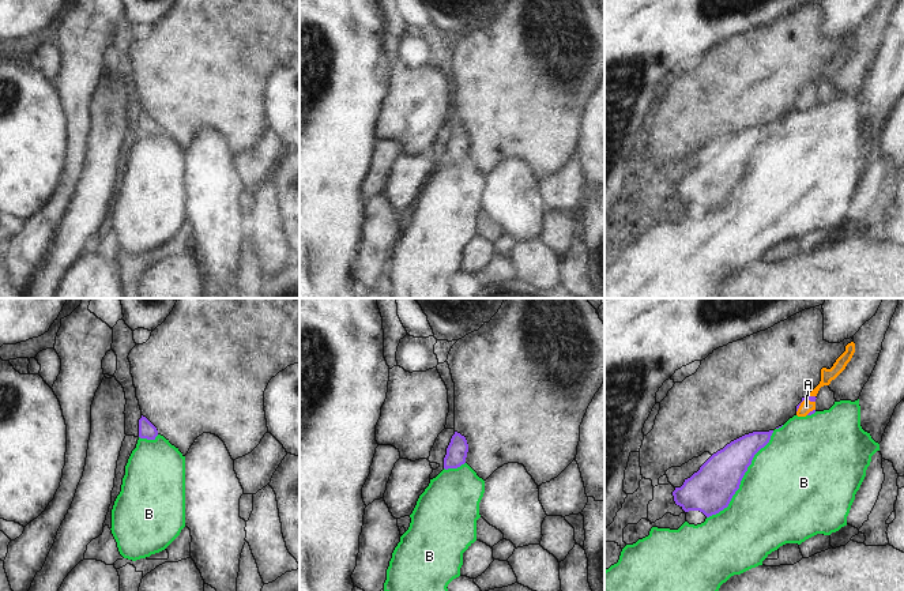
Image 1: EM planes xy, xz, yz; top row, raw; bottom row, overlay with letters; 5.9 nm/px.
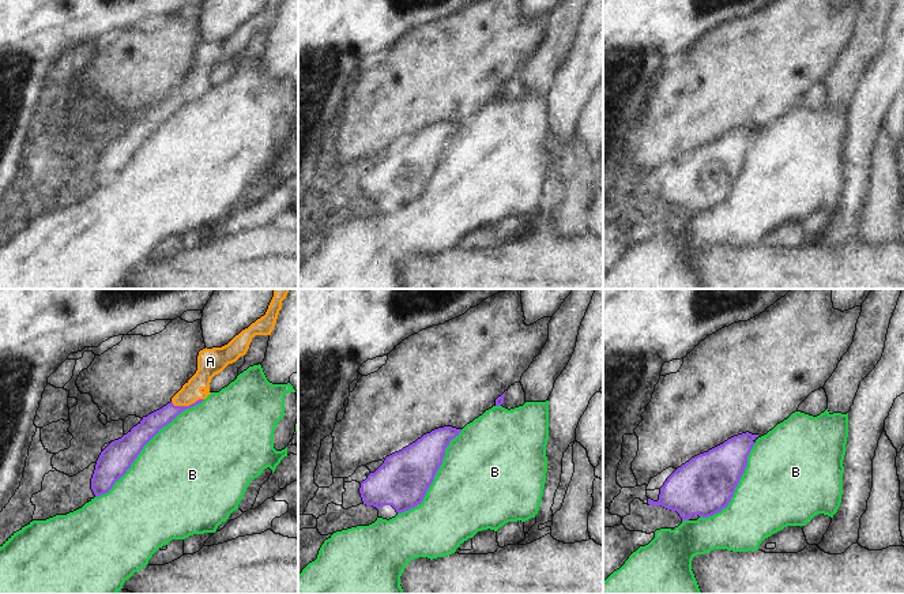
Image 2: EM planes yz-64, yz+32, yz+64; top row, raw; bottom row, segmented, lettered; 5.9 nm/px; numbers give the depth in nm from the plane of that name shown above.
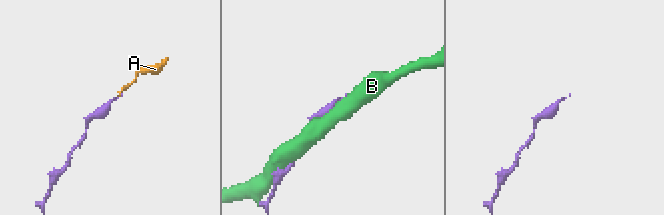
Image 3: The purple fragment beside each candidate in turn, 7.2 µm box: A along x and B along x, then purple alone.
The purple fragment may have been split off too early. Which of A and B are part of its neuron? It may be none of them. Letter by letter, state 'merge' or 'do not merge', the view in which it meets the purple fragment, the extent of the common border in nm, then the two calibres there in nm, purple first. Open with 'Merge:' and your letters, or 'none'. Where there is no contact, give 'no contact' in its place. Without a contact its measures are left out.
Merge: A
A: merge; meets purple in yz; contact 130 nm long; 30 nm thick on the purple side, 80 nm on the other
B: do not merge; meets purple in yz; contact 650 nm long; 280 nm thick on the purple side, 500 nm on the other

